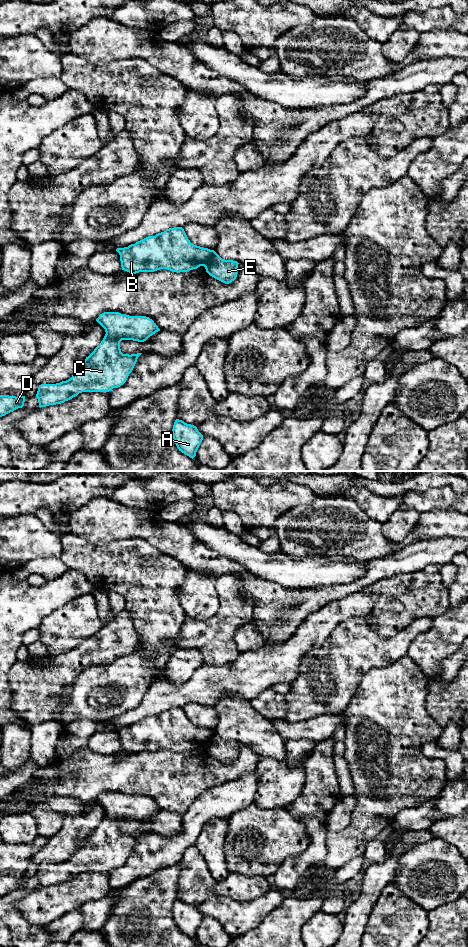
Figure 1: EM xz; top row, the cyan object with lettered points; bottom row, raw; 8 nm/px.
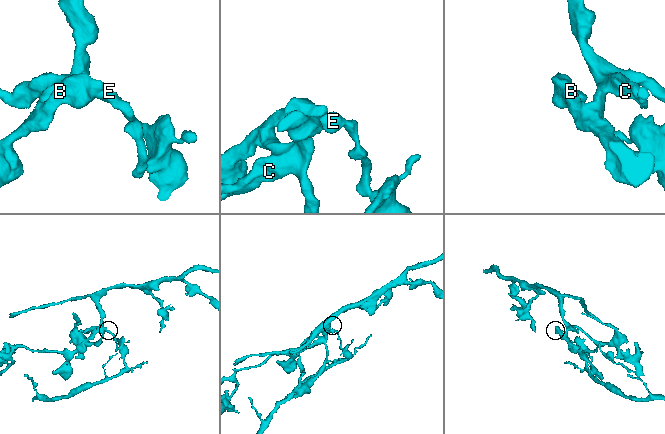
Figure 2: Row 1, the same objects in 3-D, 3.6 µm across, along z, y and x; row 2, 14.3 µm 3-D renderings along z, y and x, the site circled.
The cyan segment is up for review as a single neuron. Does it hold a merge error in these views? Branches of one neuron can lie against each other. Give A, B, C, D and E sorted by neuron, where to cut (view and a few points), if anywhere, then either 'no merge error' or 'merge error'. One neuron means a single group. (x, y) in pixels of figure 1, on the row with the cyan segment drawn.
groups A B C D / E; cut xz (215, 252), (203, 265); merge error

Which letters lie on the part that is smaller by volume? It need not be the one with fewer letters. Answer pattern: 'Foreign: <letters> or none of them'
Foreign: E

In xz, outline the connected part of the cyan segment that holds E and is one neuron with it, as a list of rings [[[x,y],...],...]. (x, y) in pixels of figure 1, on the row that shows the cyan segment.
[[[215,253],[204,265],[206,272],[215,279],[229,284],[237,277],[238,262],[224,260]]]

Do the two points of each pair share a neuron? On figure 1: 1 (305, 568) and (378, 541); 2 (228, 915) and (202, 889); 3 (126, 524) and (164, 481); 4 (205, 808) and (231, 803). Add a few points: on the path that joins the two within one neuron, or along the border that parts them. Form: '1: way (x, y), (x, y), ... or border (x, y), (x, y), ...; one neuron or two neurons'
1: border (306, 557), (326, 557), (333, 560), (352, 561); two neurons
2: border (234, 899), (212, 896), (196, 906); two neurons
3: border (117, 501), (133, 507), (158, 512); two neurons
4: way (211, 803), (225, 803); one neuron

